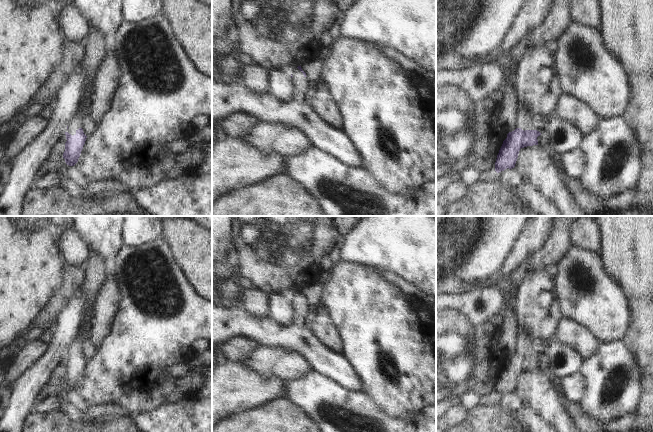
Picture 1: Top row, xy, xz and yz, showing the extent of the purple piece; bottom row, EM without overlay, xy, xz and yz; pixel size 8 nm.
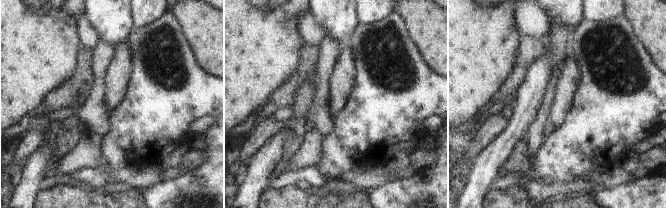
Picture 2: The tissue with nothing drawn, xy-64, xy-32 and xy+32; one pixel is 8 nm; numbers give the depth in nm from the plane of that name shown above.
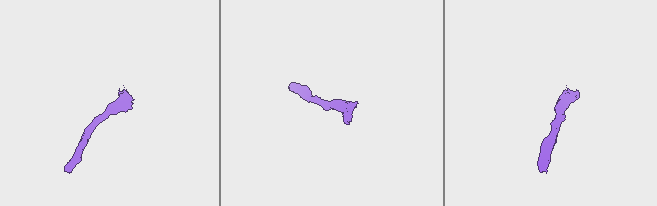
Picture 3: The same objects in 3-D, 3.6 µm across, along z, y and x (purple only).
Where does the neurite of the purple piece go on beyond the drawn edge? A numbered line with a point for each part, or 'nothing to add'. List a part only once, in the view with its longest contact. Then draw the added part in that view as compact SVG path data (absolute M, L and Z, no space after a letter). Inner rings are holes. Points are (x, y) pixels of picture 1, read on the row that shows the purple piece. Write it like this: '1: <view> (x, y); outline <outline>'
1: xy (75, 124); outline M85 94L84 98L81 100L79 104L79 109L74 116L74 118L71 120L71 122L68 124L68 128L66 129L66 132L71 134L72 136L76 134L76 131L81 128L81 121L82 117L88 112L90 104L91 104L91 94Z

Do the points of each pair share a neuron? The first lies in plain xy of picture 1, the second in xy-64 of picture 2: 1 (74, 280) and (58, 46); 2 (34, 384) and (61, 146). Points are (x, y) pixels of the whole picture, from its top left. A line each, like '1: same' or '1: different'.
1: different
2: different

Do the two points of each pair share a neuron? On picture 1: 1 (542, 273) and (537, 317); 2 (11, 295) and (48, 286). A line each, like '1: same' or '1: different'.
1: same
2: same

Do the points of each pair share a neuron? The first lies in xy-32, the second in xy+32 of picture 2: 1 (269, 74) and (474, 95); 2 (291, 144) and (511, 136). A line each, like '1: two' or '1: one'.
1: one
2: two

